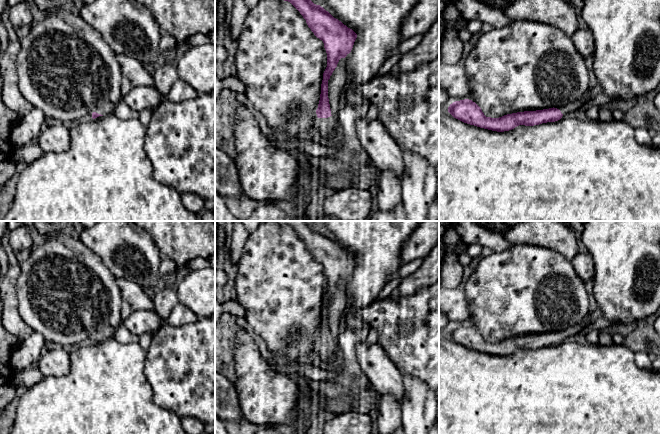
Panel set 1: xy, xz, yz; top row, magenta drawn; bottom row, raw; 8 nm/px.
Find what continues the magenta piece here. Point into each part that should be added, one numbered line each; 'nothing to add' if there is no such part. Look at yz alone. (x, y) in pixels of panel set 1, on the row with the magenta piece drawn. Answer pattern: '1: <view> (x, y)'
1: yz (572, 107)

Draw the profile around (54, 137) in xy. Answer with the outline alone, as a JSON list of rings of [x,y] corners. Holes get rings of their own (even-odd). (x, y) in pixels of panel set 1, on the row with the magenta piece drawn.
[[[47,122],[40,131],[38,144],[44,152],[62,153],[69,149],[71,131],[61,122]]]

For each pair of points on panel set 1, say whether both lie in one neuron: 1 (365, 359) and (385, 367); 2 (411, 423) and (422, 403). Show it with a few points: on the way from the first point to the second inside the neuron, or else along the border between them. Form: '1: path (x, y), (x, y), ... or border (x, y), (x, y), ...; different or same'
1: path (370, 359), (380, 367); same
2: path (416, 418), (419, 415), (419, 408); same

